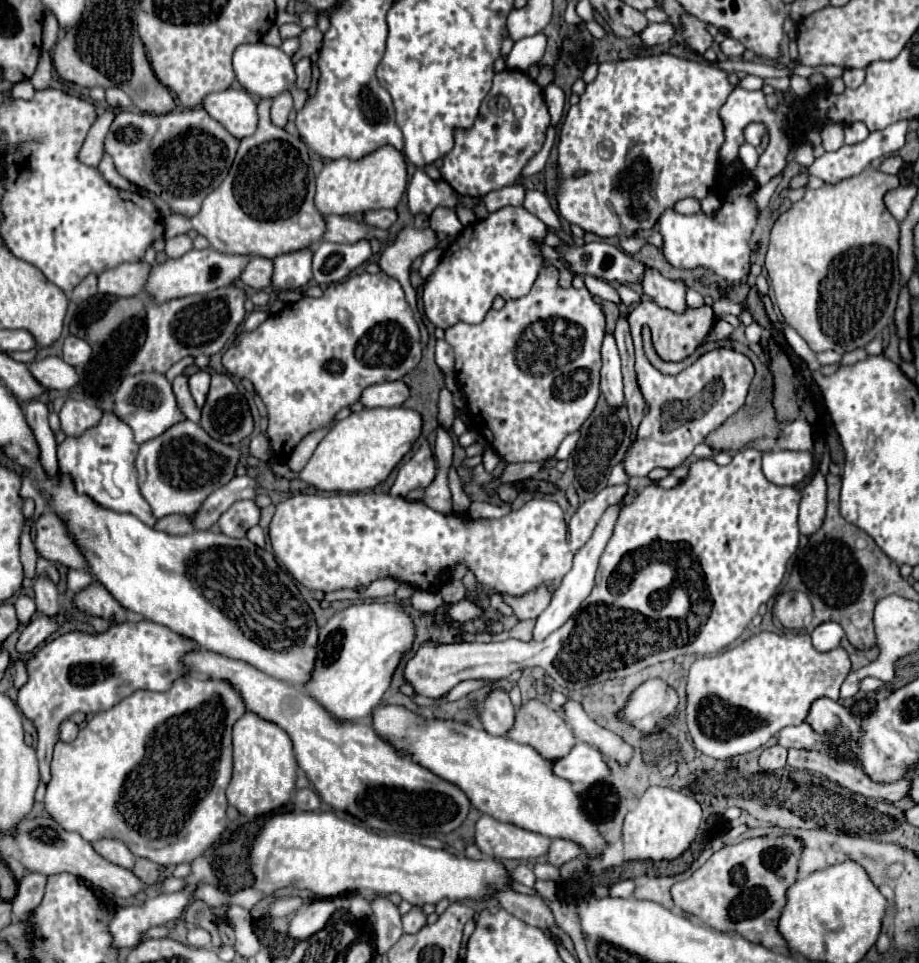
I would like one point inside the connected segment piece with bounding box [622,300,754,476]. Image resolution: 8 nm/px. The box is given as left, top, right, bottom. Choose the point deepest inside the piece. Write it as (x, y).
(721, 377)

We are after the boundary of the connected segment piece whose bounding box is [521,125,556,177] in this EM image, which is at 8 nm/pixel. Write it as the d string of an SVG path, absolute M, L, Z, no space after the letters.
M550 125L546 131L546 140L541 151L532 158L522 170L523 177L534 175L543 170L556 137L556 129Z

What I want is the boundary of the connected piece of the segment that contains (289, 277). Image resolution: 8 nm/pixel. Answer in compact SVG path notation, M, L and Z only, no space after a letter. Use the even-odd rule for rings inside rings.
M312 248L278 256L272 262L274 262L274 276L272 276L274 292L300 290L312 280L312 268L310 268Z

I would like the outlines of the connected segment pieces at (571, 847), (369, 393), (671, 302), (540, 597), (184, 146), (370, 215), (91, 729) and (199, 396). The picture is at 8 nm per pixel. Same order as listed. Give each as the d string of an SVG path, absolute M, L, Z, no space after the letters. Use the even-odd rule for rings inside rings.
M556 838L554 842L552 842L552 846L550 846L550 852L548 852L548 862L550 864L554 864L554 866L562 866L562 864L566 864L566 862L570 862L570 860L574 860L574 858L578 858L578 856L582 856L584 854L584 848L580 846L580 844L576 844L576 842L572 842L572 840L564 840L564 838Z
M402 380L396 382L382 382L382 384L372 384L366 388L360 396L360 402L364 408L378 408L378 406L400 406L408 398L410 390Z
M646 270L642 278L644 294L650 296L660 308L672 310L672 312L684 312L686 306L687 286L682 280L669 280L658 270Z
M540 584L538 588L522 596L502 596L502 598L512 608L518 620L528 620L528 618L536 618L550 604L552 592L546 588L546 584Z
M202 106L192 110L174 110L164 116L120 112L116 114L104 152L112 156L120 176L128 182L160 196L172 212L196 216L202 200L222 184L238 150L238 140L222 128Z
M372 210L364 214L364 222L378 228L390 228L396 222L396 218L398 218L396 210Z
M182 676L178 678L170 690L166 692L146 692L138 690L126 700L120 700L114 708L94 714L92 720L86 722L86 726L78 732L78 738L74 742L58 742L54 746L54 758L52 758L52 778L46 788L44 806L52 820L56 820L66 830L76 830L84 840L96 842L102 838L116 838L122 840L134 856L150 858L162 866L178 866L182 862L192 862L194 858L202 856L226 830L226 786L232 776L232 726L234 722L246 712L240 694L226 682L216 680L204 680L198 676Z
M196 372L188 378L188 386L190 386L190 392L196 400L198 406L202 406L206 402L206 392L210 388L210 374L208 372Z

